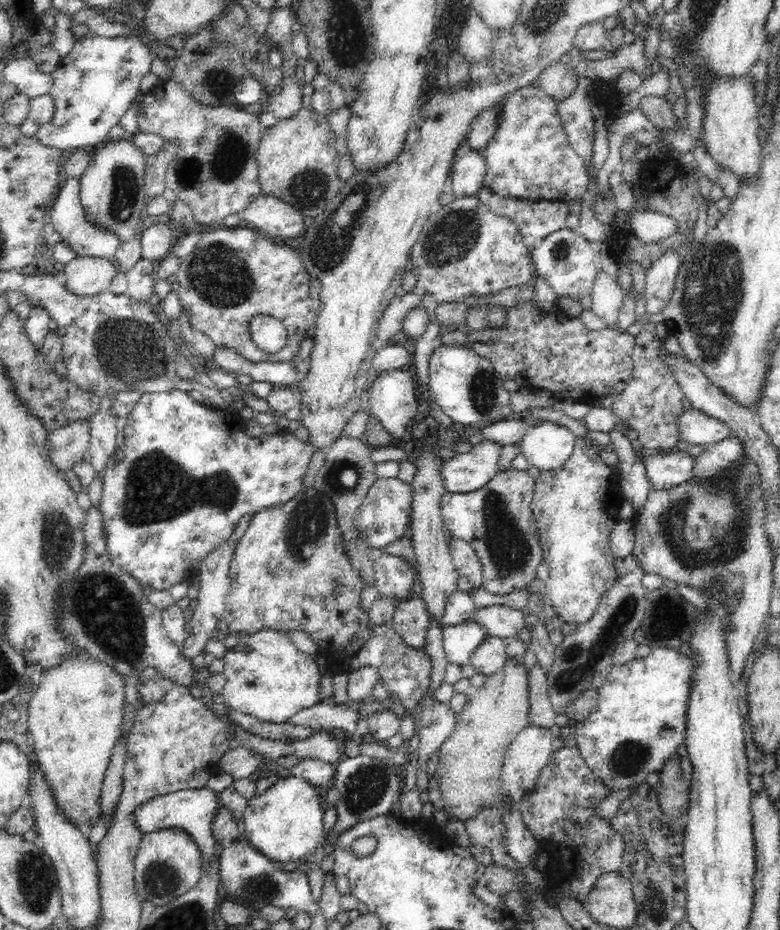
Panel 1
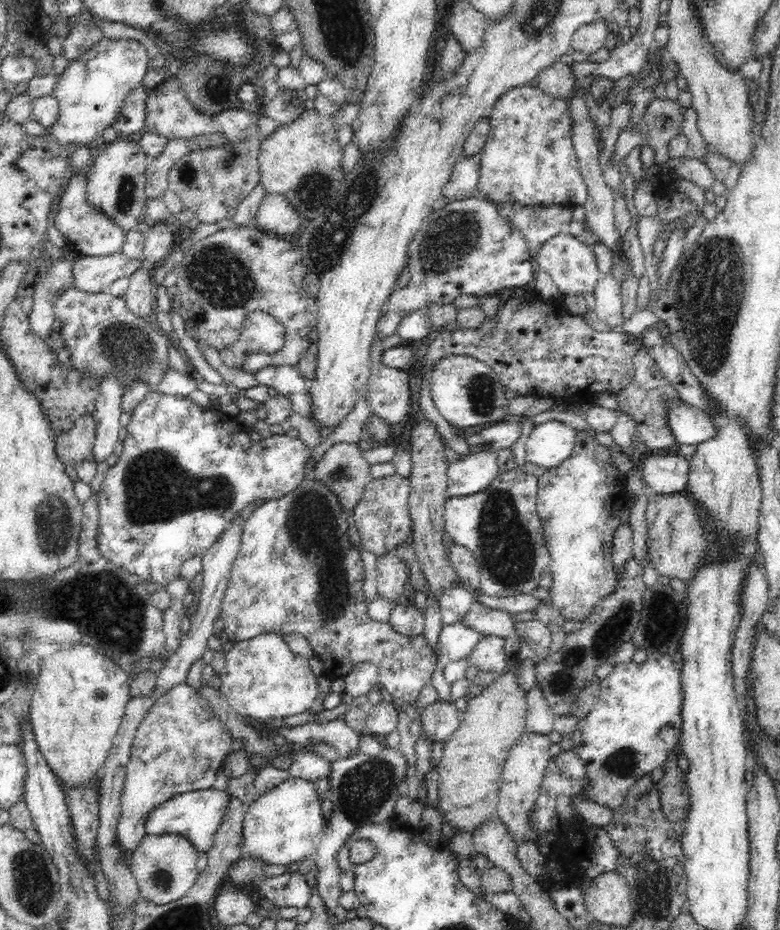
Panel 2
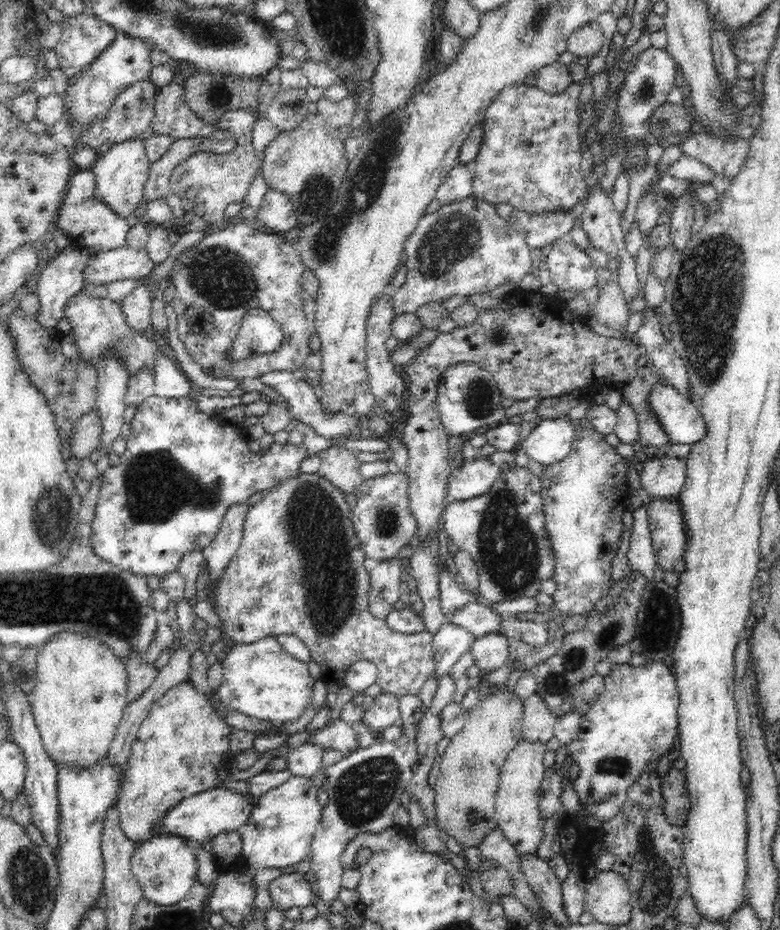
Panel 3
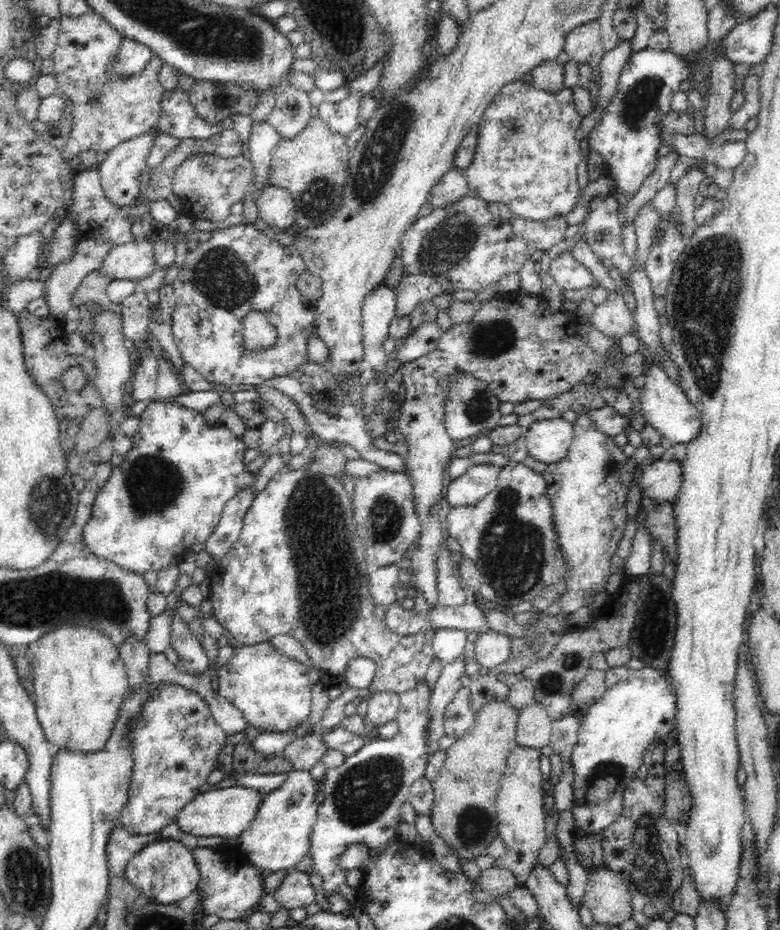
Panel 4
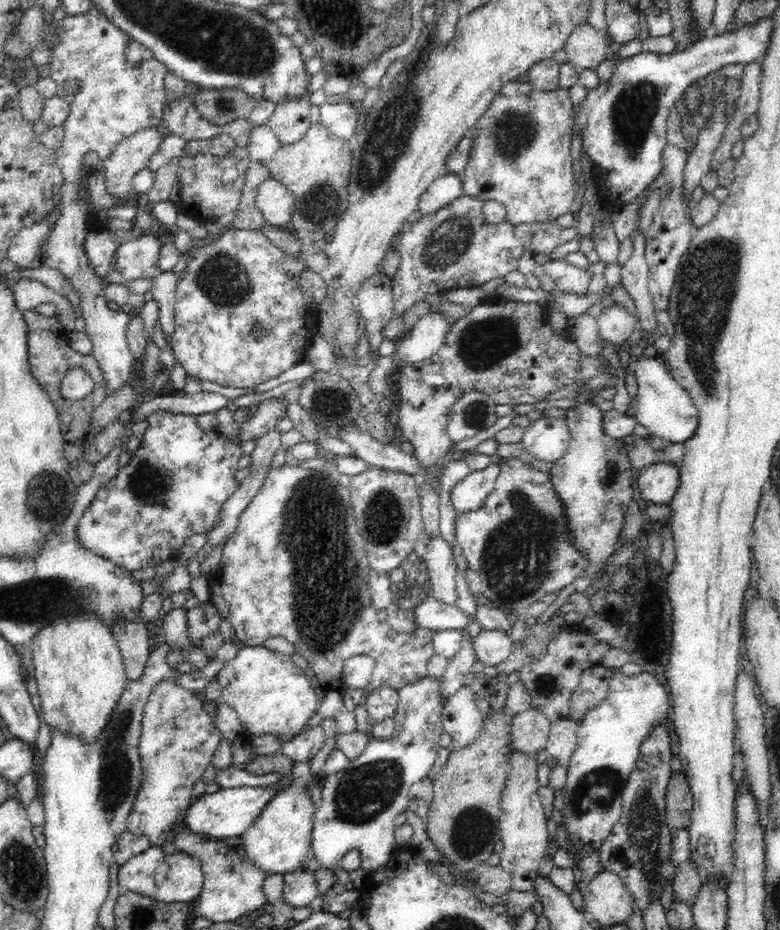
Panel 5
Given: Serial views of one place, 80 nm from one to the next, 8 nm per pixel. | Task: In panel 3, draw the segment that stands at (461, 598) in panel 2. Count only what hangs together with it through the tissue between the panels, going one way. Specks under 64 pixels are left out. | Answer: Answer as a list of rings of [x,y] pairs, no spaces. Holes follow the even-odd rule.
[[[446,565],[439,576],[439,599],[443,616],[452,616],[454,612],[470,603],[476,596],[465,590],[458,579],[450,576]]]

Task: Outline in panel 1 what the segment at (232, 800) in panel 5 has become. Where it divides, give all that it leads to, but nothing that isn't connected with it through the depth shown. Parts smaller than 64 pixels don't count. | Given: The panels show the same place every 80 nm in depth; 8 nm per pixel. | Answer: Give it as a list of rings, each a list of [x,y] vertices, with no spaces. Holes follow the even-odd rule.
[[[204,786],[199,789],[180,790],[180,792],[172,792],[172,794],[152,798],[152,800],[148,800],[148,802],[144,802],[138,808],[135,808],[131,817],[142,834],[166,830],[167,828],[186,831],[198,845],[206,866],[212,862],[212,854],[216,850],[216,846],[213,845],[211,822],[219,804],[220,795]]]

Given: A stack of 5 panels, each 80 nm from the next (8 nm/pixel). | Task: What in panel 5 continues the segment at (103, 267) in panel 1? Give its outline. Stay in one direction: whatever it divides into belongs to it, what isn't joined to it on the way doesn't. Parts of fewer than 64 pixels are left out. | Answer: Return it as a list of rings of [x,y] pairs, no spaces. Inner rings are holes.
[[[155,230],[148,234],[136,234],[132,240],[121,242],[113,254],[113,270],[122,274],[124,280],[138,280],[138,278],[153,278],[159,272],[159,252],[162,243]]]

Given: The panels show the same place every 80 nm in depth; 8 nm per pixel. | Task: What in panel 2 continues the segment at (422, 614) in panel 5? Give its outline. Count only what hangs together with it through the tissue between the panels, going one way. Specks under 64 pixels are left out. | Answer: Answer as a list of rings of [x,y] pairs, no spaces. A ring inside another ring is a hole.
[[[477,601],[460,620],[464,625],[481,632],[482,636],[500,636],[505,639],[514,634],[514,628],[519,621],[516,614],[489,608]]]

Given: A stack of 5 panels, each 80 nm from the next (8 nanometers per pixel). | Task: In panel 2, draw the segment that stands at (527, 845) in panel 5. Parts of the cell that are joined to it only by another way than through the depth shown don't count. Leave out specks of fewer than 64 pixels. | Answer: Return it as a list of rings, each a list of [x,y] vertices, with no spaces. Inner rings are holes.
[[[524,731],[524,734],[512,745],[508,758],[502,769],[501,786],[499,790],[497,817],[506,825],[515,843],[522,841],[537,841],[530,824],[532,806],[538,796],[547,764],[550,762],[550,746],[552,742],[548,735]]]

